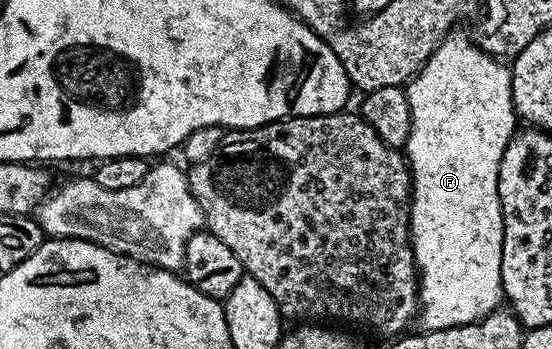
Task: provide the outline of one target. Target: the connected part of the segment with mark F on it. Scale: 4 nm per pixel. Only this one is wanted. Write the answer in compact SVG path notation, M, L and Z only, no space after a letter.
M453 31L440 42L439 47L430 55L430 59L408 82L406 92L410 103L410 135L406 146L406 160L412 174L412 195L408 211L408 228L412 238L412 254L416 260L418 274L418 325L421 330L445 329L458 327L480 321L493 313L501 304L504 288L502 287L502 239L504 238L504 220L502 207L498 199L498 171L502 163L502 155L506 151L508 141L518 129L518 118L512 107L512 70L503 60L491 57L483 49L479 49L467 32Z

